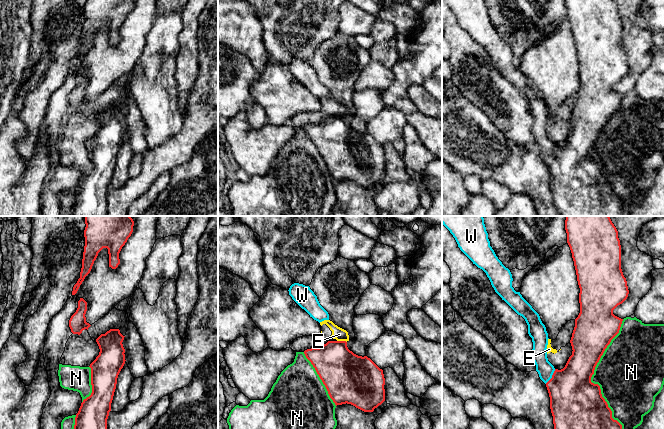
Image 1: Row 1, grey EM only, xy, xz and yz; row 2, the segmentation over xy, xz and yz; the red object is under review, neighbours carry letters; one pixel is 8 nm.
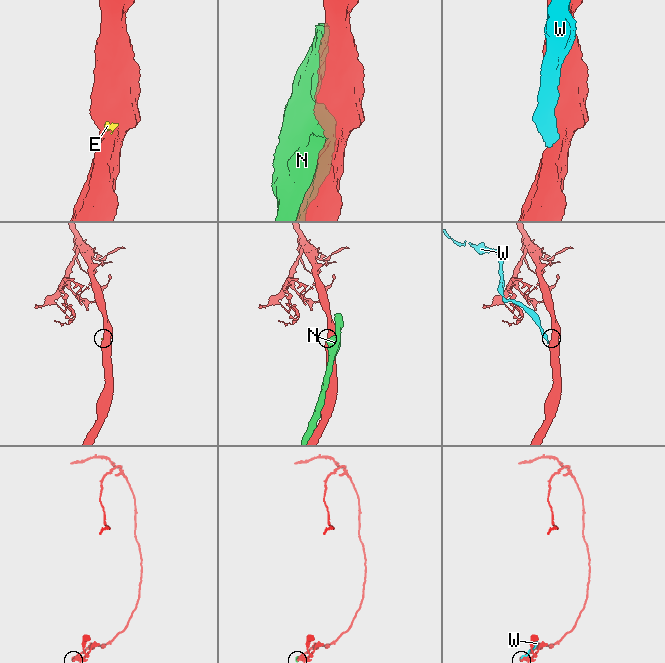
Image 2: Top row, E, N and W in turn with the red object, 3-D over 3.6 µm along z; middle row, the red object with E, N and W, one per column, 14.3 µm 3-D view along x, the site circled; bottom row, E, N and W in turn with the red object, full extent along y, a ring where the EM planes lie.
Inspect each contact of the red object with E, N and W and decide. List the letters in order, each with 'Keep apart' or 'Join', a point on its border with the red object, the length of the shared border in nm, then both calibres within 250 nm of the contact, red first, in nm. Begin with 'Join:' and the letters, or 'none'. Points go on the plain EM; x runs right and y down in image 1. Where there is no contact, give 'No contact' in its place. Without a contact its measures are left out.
Join: W
E: Keep apart. Touches red at xz (342, 117). Shared border 80 nm. Thickness 360 nm (red) against 100 nm
N: Keep apart. Touches red at yz (590, 157). Shared border 950 nm. Thickness 440 nm (red) against 400 nm
W: Join. Touches red at yz (552, 152). Shared border 150 nm. Thickness 380 nm (red) against 140 nm

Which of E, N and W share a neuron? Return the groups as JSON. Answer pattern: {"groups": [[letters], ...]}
{"groups": [["E", "N"], ["W"]]}

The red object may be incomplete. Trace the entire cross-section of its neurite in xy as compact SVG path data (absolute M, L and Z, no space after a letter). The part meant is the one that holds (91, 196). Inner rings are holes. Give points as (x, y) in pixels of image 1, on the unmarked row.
M110 105L101 110L96 118L100 128L90 140L92 169L83 176L75 193L75 201L70 216L106 216L107 195L111 187L111 179L116 165L118 151L125 140L124 113L119 105Z

